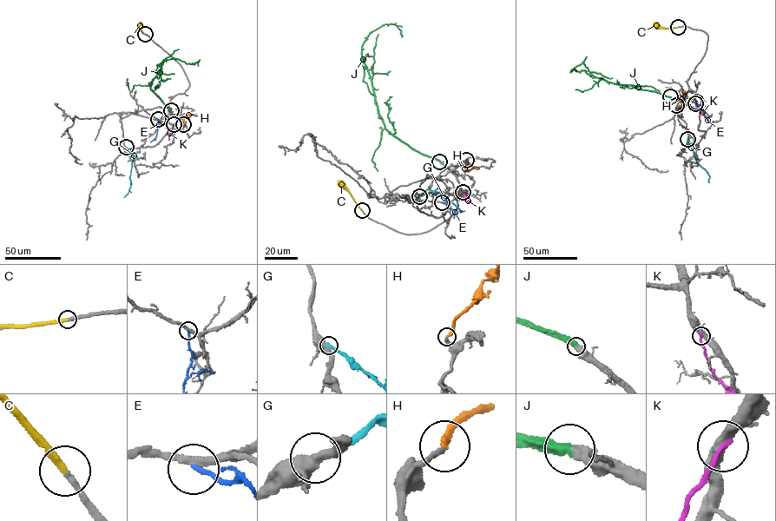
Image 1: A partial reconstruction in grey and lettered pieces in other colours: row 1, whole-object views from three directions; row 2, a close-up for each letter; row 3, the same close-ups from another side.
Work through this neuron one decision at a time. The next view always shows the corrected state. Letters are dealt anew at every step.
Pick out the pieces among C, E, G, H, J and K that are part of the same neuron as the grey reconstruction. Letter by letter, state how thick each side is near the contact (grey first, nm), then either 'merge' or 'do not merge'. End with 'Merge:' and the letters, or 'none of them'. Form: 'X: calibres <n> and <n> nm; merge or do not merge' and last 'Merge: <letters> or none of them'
C: calibres 260 and 280 nm; merge
E: calibres 260 and 180 nm; do not merge
G: calibres 420 and 200 nm; do not merge
H: calibres 220 and 240 nm; merge
J: calibres 500 and 480 nm; merge
K: calibres 440 and 200 nm; do not merge
Merge: C, H, J

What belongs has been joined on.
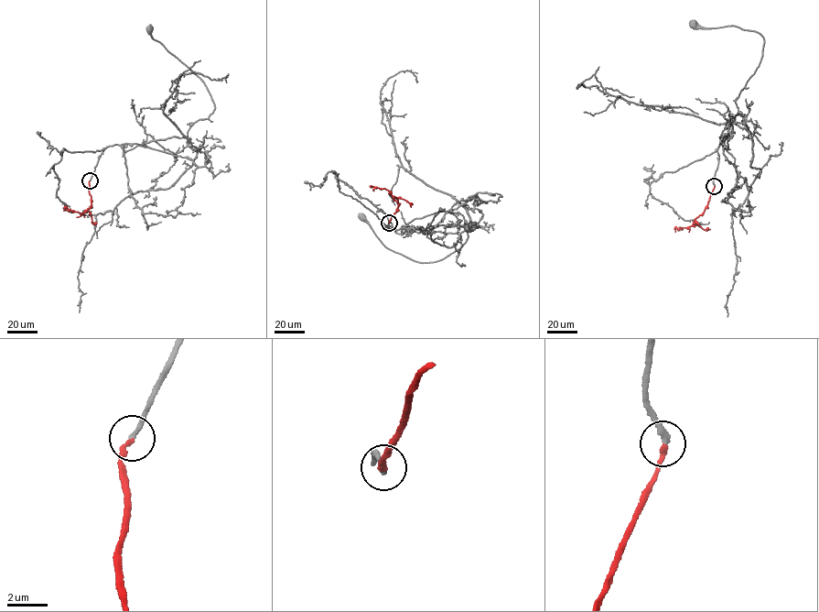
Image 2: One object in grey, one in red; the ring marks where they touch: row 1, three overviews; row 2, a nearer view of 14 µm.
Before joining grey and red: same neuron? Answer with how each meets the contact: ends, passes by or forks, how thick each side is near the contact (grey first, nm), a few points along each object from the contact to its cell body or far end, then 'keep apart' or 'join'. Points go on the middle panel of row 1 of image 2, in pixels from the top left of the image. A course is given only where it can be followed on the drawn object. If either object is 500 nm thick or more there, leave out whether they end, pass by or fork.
grey ends there; red ends there; 260 nm thick on the grey side, 240 nm on the other; grey runs (389, 223), (387, 229), (408, 232), (452, 222), (468, 236), (447, 256), (419, 262), (386, 248), (361, 215); red runs (389, 223), (397, 210), (397, 199), (385, 189), (371, 186); join

